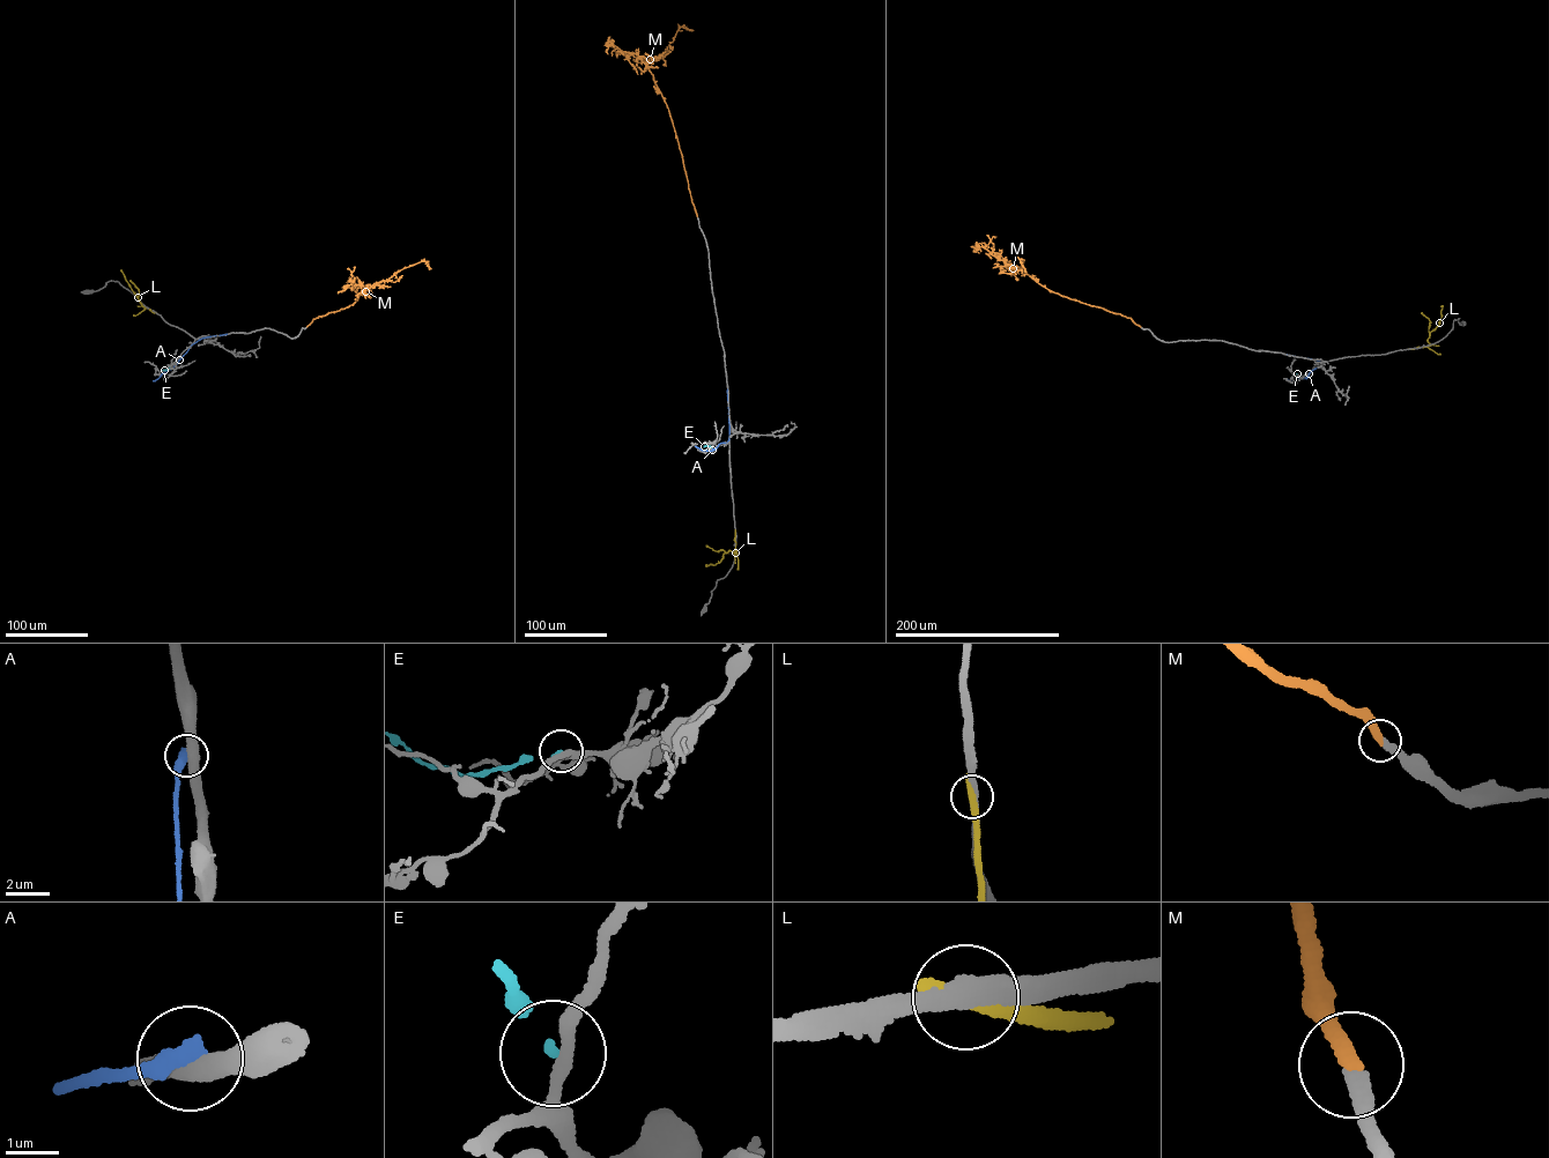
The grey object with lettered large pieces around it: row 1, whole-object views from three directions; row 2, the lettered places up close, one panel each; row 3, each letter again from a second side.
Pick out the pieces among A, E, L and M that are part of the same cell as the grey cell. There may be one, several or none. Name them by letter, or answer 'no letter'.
M

